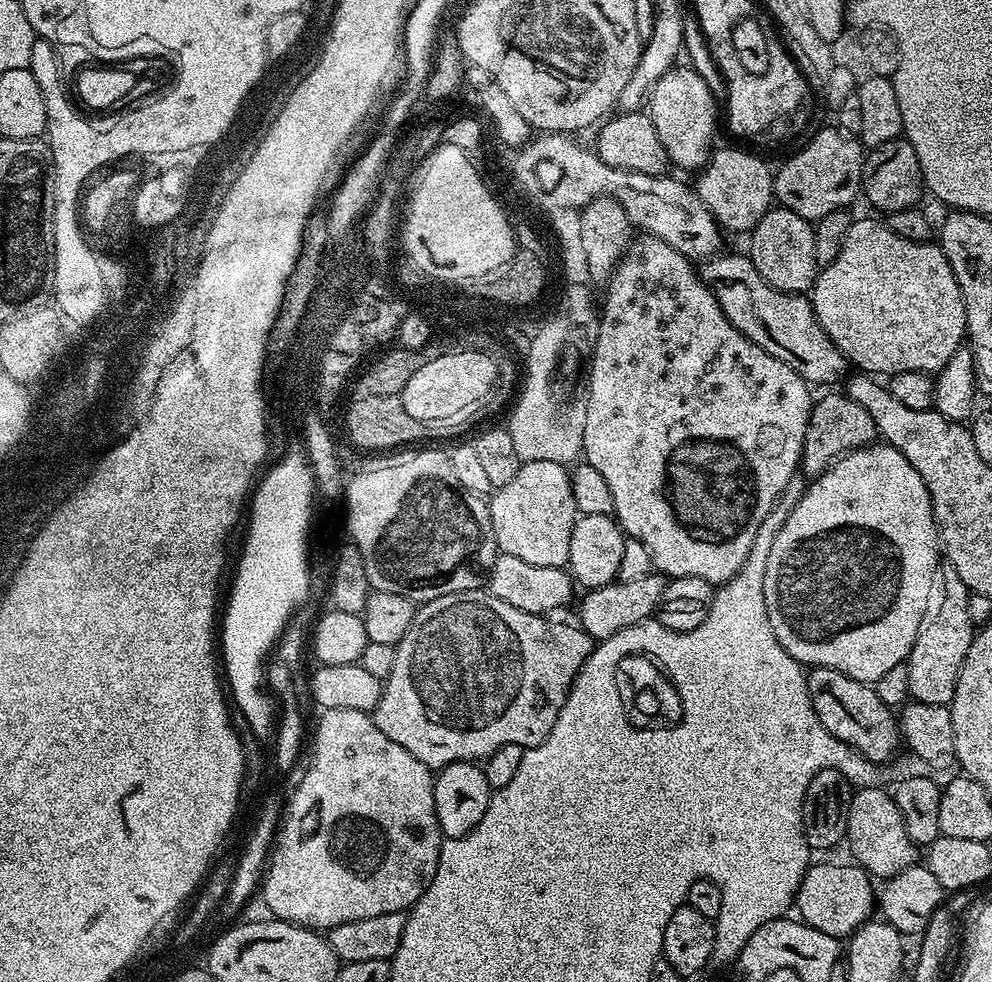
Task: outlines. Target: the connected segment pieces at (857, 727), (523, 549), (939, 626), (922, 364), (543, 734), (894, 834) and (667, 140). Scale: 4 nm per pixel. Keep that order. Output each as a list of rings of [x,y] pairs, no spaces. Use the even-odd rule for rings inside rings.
[[[809,667],[808,693],[818,714],[818,722],[842,742],[846,742],[855,752],[860,752],[867,760],[874,760],[883,766],[901,751],[902,737],[897,713],[878,698],[875,687],[863,684],[838,670]]]
[[[558,462],[521,463],[518,474],[514,474],[514,478],[506,482],[506,486],[497,488],[491,493],[490,507],[496,547],[503,555],[522,558],[522,562],[530,562],[534,566],[564,568],[567,565],[570,534],[576,525],[578,513],[572,493],[572,478],[565,465]]]
[[[937,564],[930,582],[930,598],[926,598],[920,629],[906,661],[910,670],[910,697],[913,701],[951,705],[954,690],[958,686],[958,674],[966,662],[974,635],[974,623],[968,609],[969,595],[968,588],[962,578],[958,578],[958,570],[954,570],[952,564]]]
[[[853,219],[850,234],[846,234],[846,242],[842,242],[842,250],[838,254],[838,258],[834,258],[834,262],[823,265],[819,269],[816,283],[810,289],[810,299],[814,314],[820,319],[822,330],[826,330],[826,334],[834,342],[834,346],[838,346],[838,350],[846,357],[849,365],[856,367],[857,364],[860,367],[857,369],[864,374],[881,374],[880,372],[891,374],[902,370],[918,370],[935,374],[940,371],[942,366],[946,366],[946,362],[950,362],[950,358],[966,340],[968,323],[966,322],[964,299],[958,282],[954,278],[954,270],[950,270],[950,262],[946,262],[946,254],[940,249],[939,243],[907,240],[891,232],[887,223],[881,221],[879,224],[876,220]]]
[[[488,590],[446,594],[442,598],[423,601],[417,607],[410,630],[406,630],[406,634],[396,645],[394,670],[390,670],[390,678],[383,681],[378,706],[370,713],[372,721],[378,726],[378,730],[382,730],[382,734],[386,734],[386,738],[398,742],[402,750],[410,750],[410,754],[414,754],[414,758],[418,758],[418,762],[425,764],[429,770],[439,770],[459,760],[483,761],[507,744],[522,746],[526,750],[538,747],[548,737],[550,730],[554,730],[554,722],[558,722],[558,714],[569,692],[572,691],[573,684],[576,683],[576,676],[579,675],[580,668],[588,661],[588,655],[594,647],[592,637],[588,636],[583,628],[575,623],[572,623],[573,625],[559,624],[552,619],[556,618],[518,610],[518,606],[510,606],[510,602],[502,602],[502,598],[493,596]]]
[[[857,787],[850,802],[850,818],[846,845],[852,851],[851,859],[872,878],[887,878],[917,863],[917,845],[906,832],[904,820],[896,805],[893,793],[883,787]]]
[[[673,66],[662,78],[658,78],[658,86],[654,86],[650,101],[650,115],[654,122],[654,130],[658,130],[658,138],[666,150],[669,161],[680,168],[703,169],[709,156],[714,151],[712,135],[716,132],[716,100],[708,89],[708,84],[692,68]]]

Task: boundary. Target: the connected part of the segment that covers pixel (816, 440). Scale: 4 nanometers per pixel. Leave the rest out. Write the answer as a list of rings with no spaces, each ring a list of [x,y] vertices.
[[[832,390],[829,396],[824,396],[812,405],[810,422],[806,426],[804,445],[800,455],[800,468],[808,478],[821,476],[832,465],[833,460],[839,460],[845,452],[853,452],[856,448],[866,448],[877,439],[878,433],[874,426],[874,418],[858,406],[843,391]]]

